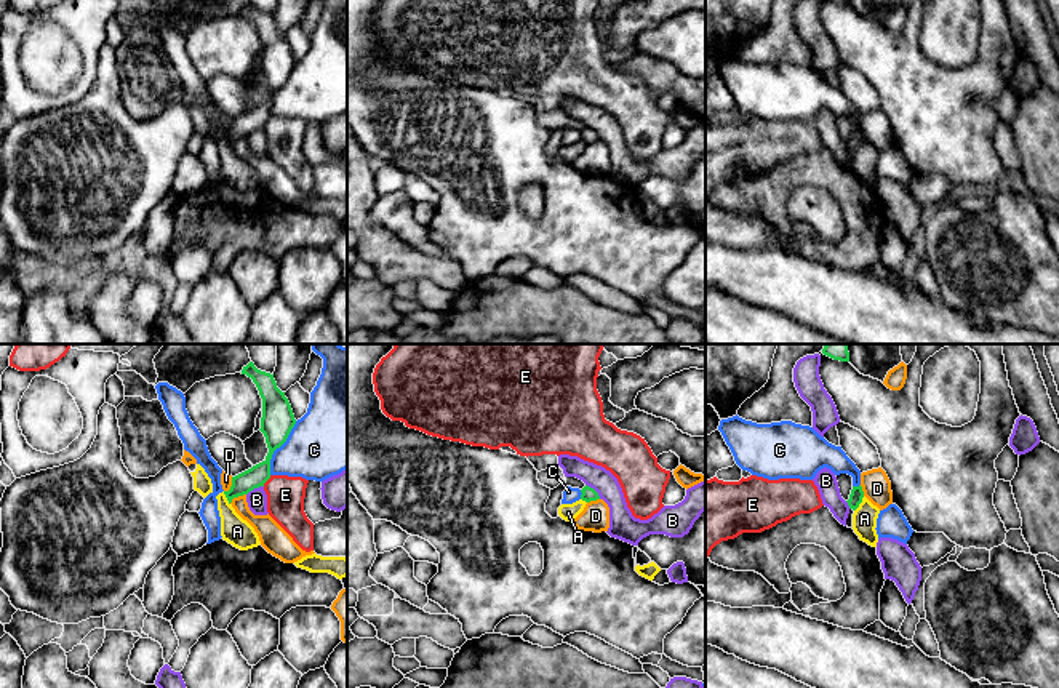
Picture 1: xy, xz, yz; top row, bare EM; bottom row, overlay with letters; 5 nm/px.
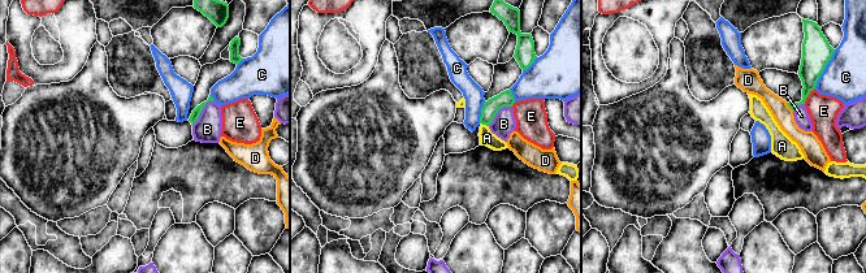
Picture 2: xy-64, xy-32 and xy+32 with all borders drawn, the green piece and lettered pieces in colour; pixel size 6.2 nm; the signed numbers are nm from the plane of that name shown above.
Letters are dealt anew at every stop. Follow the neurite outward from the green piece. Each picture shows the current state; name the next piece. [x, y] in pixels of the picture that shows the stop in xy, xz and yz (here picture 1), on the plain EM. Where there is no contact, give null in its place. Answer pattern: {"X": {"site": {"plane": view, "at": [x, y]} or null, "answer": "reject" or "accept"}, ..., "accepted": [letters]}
{"A": {"site": {"plane": "yz", "at": [859, 144]}, "answer": "reject"}, "B": {"site": {"plane": "xz", "at": [594, 132]}, "answer": "reject"}, "C": {"site": {"plane": "xy", "at": [277, 88]}, "answer": "reject"}, "D": {"site": {"plane": "xy", "at": [232, 127]}, "answer": "reject"}, "E": {"site": {"plane": "xy", "at": [267, 120]}, "answer": "reject"}, "accepted": []}

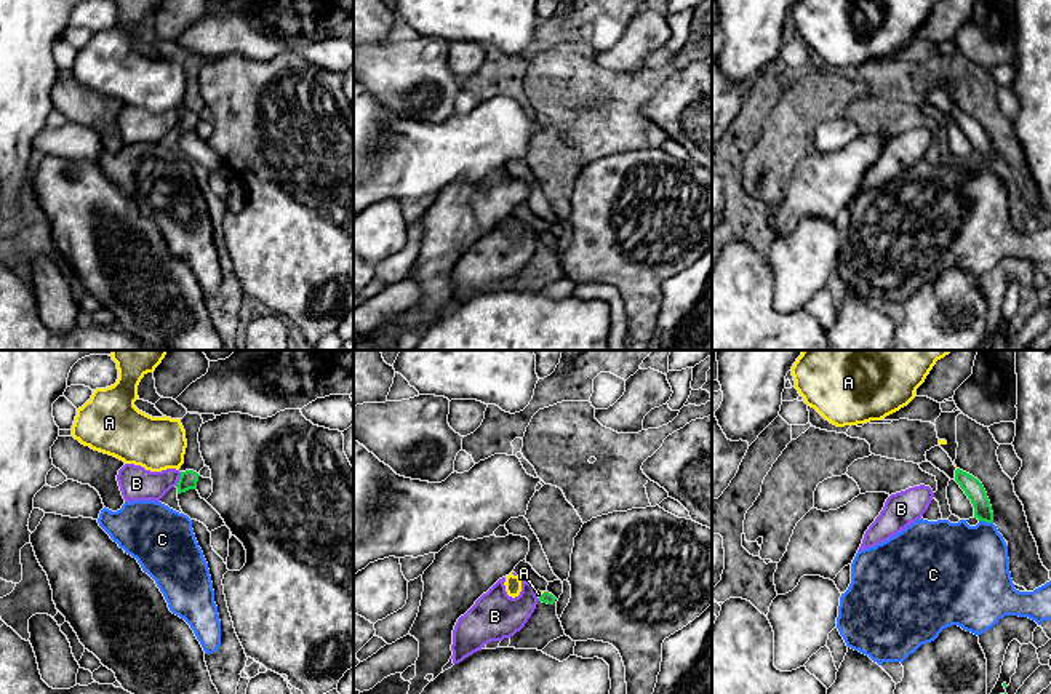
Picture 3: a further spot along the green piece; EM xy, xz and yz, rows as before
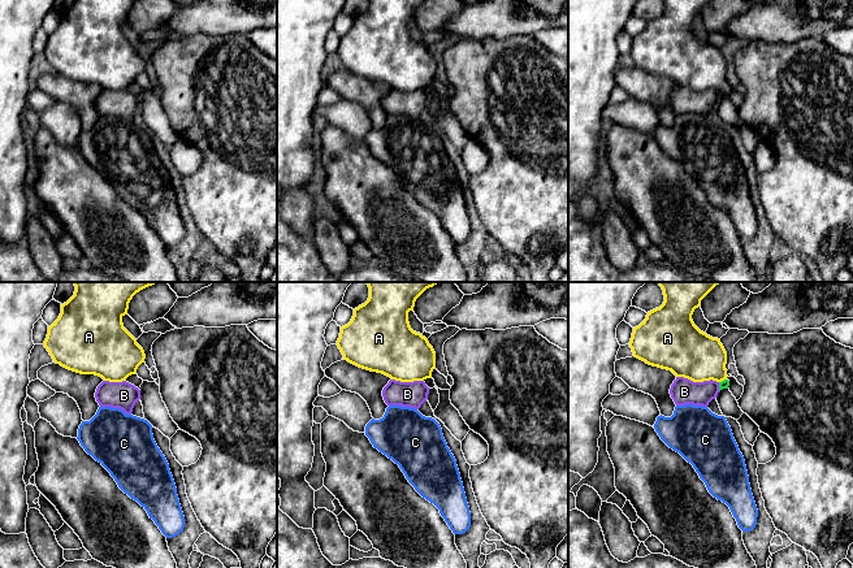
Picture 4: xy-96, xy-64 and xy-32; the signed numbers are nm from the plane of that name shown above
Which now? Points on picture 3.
{"A": {"site": {"plane": "xz", "at": [543, 235]}, "answer": "accept"}, "B": {"site": {"plane": "xy", "at": [179, 120]}, "answer": "reject"}, "C": {"site": {"plane": "yz", "at": [986, 163]}, "answer": "reject"}, "accepted": ["A"]}

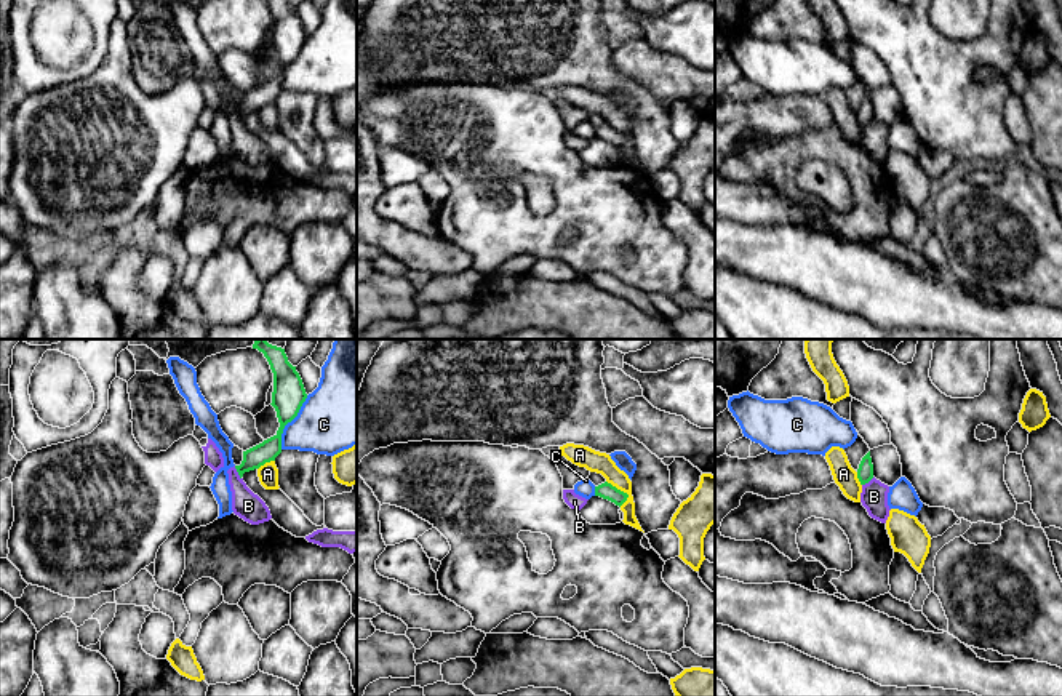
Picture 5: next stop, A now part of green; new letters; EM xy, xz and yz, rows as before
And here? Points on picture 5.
{"A": {"site": {"plane": "xz", "at": [622, 133]}, "answer": "reject"}, "B": {"site": {"plane": "xy", "at": [237, 112]}, "answer": "reject"}, "C": {"site": {"plane": "xy", "at": [288, 63]}, "answer": "reject"}, "accepted": []}

